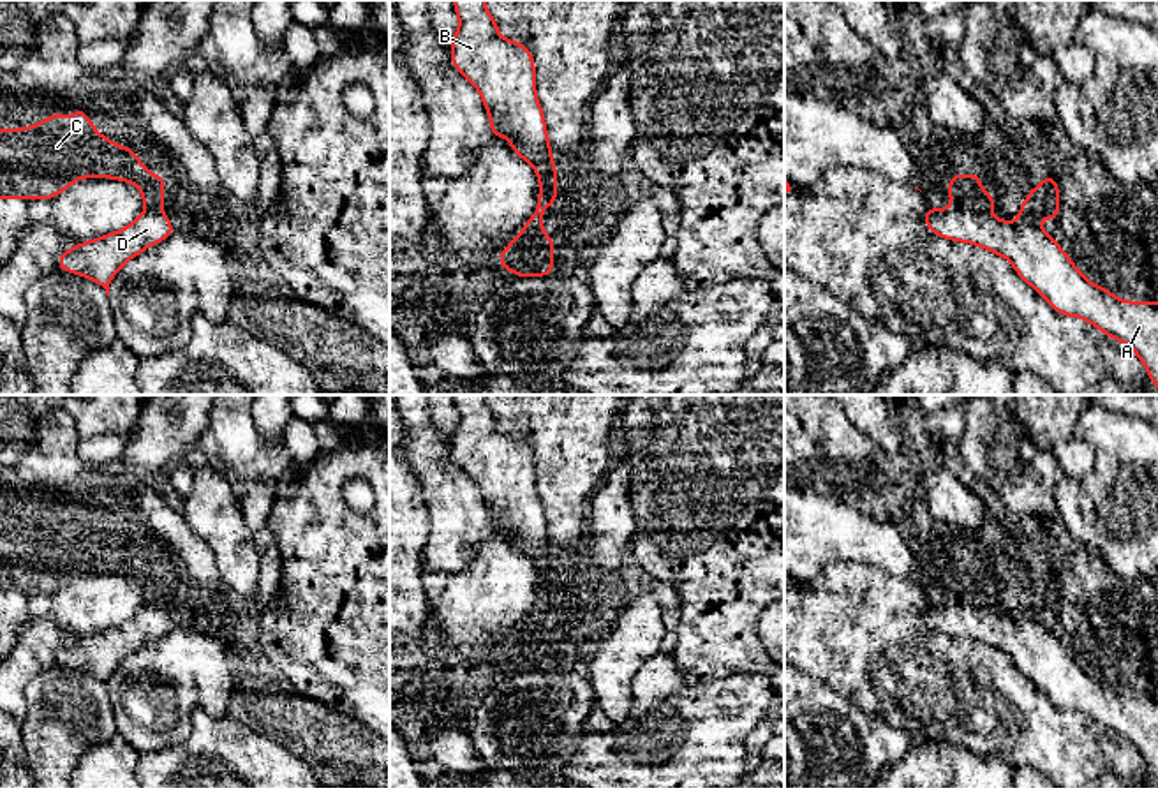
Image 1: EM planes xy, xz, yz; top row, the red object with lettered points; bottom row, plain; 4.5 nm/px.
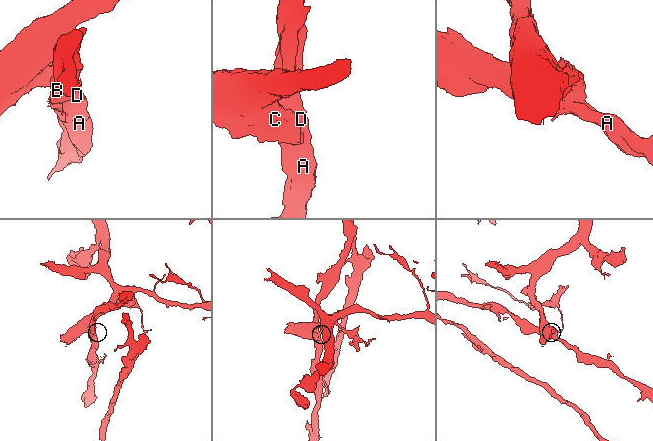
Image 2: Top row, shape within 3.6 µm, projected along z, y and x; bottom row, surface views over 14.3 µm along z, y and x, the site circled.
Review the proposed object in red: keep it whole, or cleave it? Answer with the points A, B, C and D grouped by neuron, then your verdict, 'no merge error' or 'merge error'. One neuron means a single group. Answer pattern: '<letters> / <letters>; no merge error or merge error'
A B D / C; merge error

